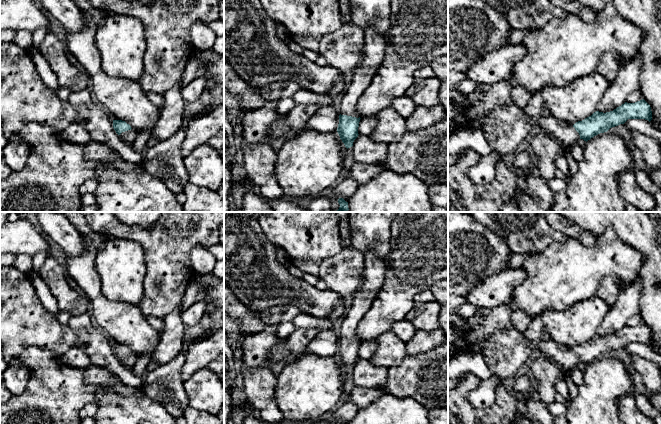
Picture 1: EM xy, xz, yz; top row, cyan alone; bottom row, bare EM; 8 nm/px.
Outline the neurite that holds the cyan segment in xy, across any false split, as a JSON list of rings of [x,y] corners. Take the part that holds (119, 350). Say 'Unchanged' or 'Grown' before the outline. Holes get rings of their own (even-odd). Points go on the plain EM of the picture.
Grown. [[[113,344],[113,352],[127,368],[132,368],[136,363],[137,355],[132,353],[125,345]]]

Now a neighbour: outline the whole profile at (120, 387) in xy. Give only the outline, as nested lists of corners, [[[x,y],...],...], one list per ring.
[[[116,375],[114,377],[116,379],[115,390],[117,392],[126,396],[137,395],[141,392],[141,389],[126,386]]]

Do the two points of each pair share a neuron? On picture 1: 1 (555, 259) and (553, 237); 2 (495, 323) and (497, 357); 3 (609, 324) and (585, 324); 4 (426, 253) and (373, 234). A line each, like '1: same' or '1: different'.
1: different
2: different
3: different
4: different

